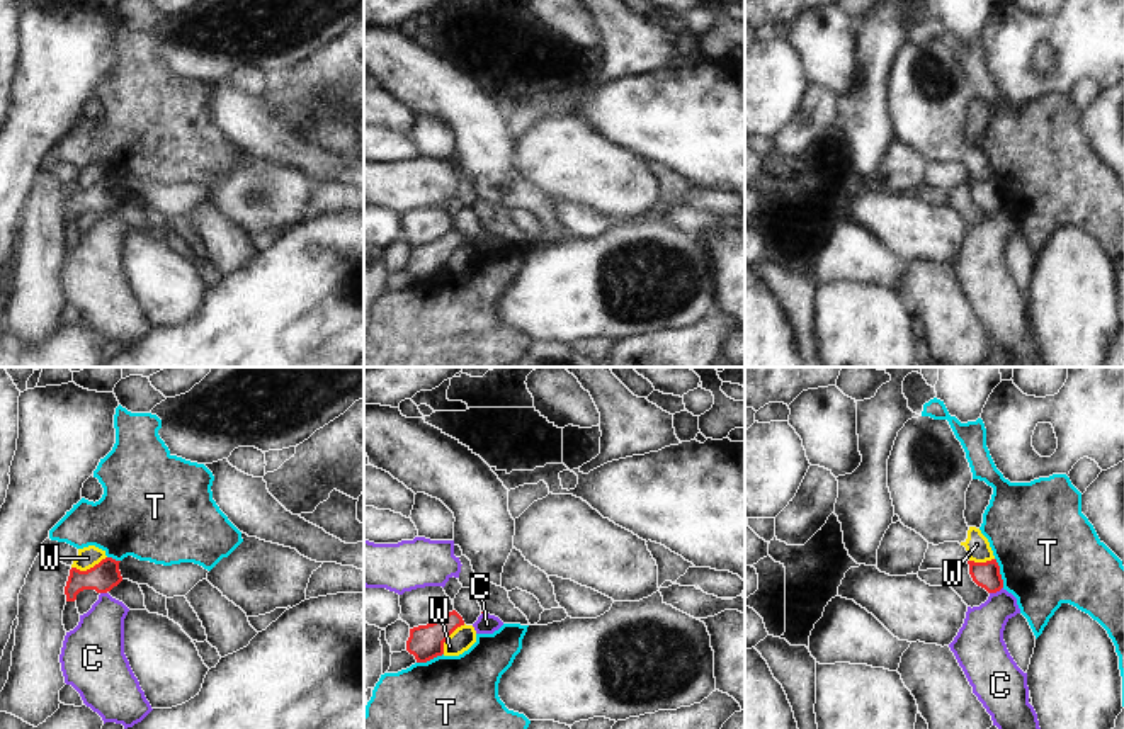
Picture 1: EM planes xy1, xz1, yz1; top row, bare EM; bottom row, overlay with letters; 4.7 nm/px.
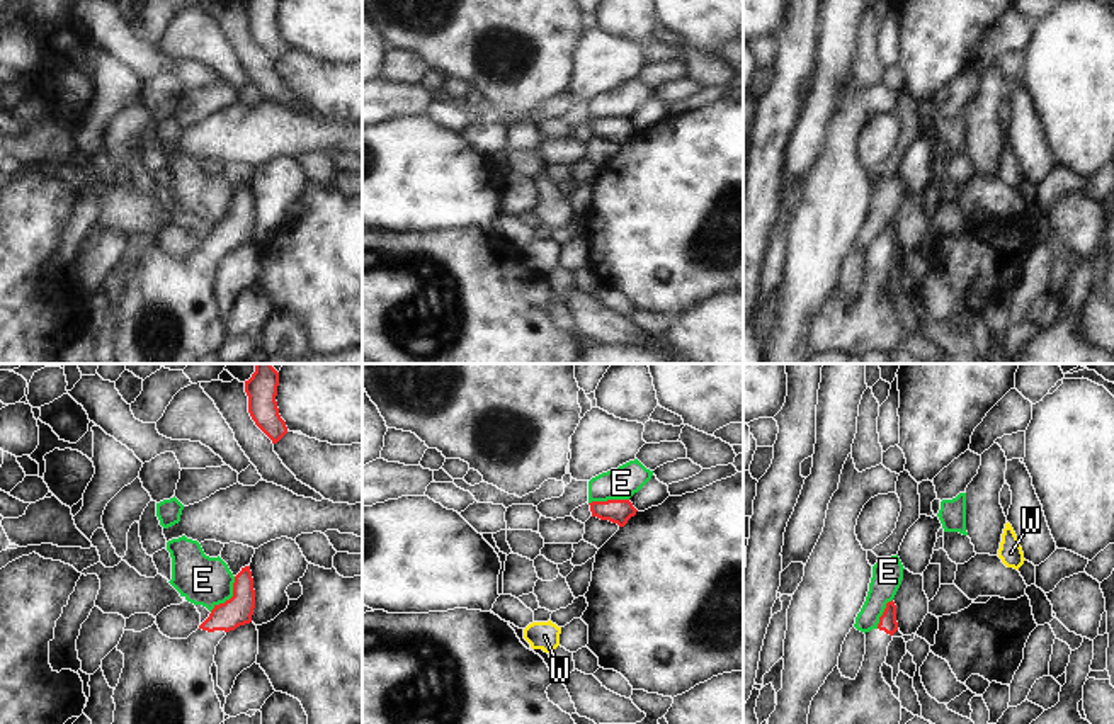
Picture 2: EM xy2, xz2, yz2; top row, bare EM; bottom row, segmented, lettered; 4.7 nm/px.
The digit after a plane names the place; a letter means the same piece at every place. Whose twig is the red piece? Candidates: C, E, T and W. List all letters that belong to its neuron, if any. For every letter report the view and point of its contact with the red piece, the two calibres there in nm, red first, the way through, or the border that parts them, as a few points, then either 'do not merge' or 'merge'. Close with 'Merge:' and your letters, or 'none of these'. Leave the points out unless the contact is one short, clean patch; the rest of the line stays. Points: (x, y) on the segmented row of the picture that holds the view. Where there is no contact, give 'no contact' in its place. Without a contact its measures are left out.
C: meets red in yz1 at (995, 592); 130 nm thick on the red side, 220 nm on the other; border along yz1 (1002, 587), (990, 593); do not merge
E: meets red in xy2 at (232, 597); 140 nm thick on the red side, 240 nm on the other; border along xy2 (235, 576), (232, 595), (210, 610); do not merge
T: meets red in yz1 at (999, 573); 130 nm thick on the red side, 480 nm on the other; do not merge
W: meets red in xy1 at (90, 568); 140 nm thick on the red side, 100 nm on the other; do not merge
Merge: none of these

